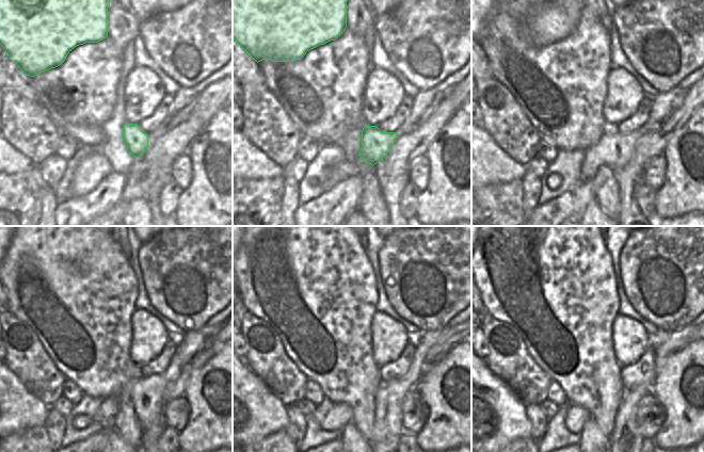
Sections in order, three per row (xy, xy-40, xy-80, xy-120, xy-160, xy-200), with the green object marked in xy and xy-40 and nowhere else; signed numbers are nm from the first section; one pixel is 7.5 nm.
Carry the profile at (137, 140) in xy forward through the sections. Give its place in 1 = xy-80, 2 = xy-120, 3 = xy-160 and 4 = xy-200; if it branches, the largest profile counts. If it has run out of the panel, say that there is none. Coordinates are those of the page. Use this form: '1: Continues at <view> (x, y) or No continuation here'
1: Continues at xy-80 (614, 149)
2: Continues at xy-120 (146, 393)
3: Continues at xy-160 (387, 431)
4: Continues at xy-200 (626, 439)

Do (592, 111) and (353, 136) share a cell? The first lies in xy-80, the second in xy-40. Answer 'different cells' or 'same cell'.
different cells

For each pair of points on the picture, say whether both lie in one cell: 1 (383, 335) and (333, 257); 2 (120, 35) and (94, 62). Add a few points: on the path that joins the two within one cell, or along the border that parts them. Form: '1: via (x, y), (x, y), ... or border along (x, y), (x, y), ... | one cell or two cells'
1: border along (376, 310), (370, 323), (372, 344) | two cells
2: border along (108, 35), (123, 50) | two cells

